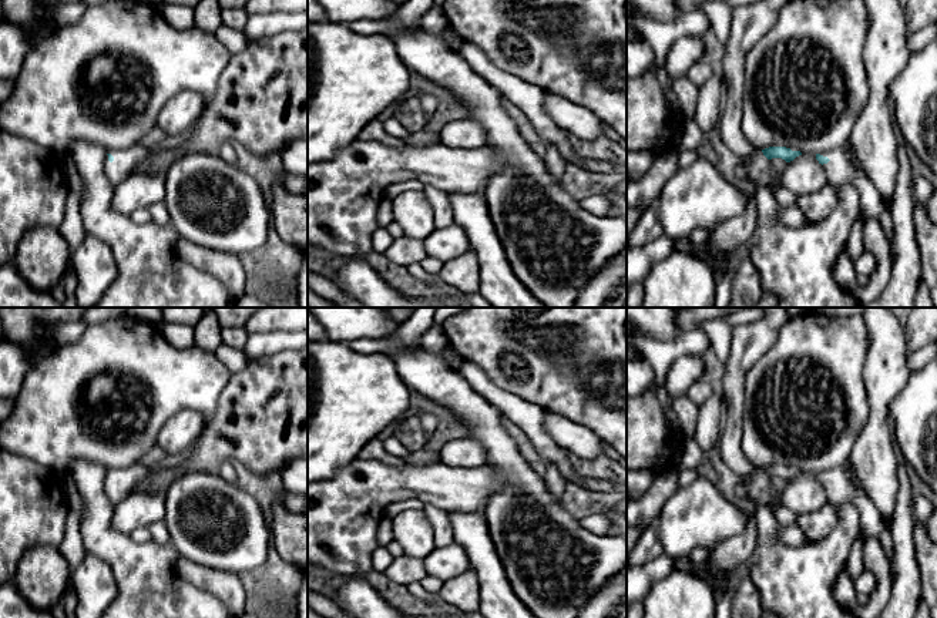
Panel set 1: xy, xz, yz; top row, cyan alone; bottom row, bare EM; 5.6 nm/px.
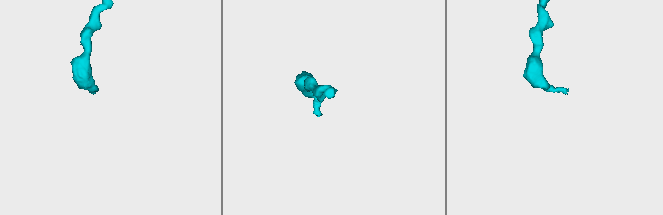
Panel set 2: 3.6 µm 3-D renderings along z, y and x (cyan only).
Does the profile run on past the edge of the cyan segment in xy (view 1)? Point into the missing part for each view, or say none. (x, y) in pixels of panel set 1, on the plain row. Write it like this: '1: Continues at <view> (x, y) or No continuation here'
1: Continues at xy (126, 479)

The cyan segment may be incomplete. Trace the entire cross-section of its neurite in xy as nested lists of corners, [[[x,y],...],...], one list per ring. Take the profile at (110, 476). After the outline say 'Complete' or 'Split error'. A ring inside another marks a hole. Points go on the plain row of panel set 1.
[[[141,461],[125,468],[111,468],[105,476],[104,493],[112,504],[118,504],[132,493],[148,471]]]. Split error

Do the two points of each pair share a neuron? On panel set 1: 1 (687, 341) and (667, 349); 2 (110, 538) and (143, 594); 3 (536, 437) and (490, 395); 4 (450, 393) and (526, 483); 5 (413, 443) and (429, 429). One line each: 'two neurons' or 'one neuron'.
1: one neuron
2: one neuron
3: one neuron
4: one neuron
5: two neurons

